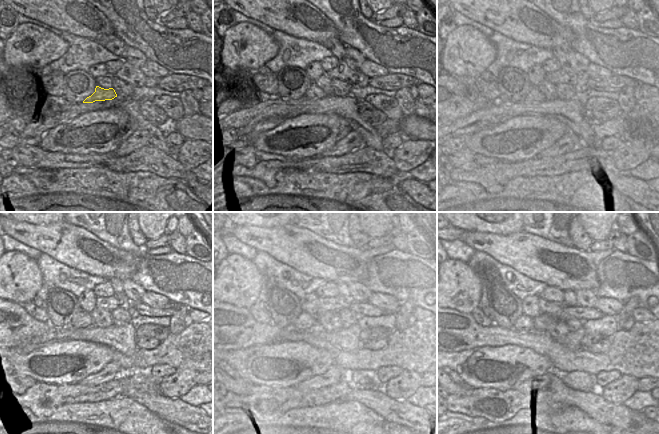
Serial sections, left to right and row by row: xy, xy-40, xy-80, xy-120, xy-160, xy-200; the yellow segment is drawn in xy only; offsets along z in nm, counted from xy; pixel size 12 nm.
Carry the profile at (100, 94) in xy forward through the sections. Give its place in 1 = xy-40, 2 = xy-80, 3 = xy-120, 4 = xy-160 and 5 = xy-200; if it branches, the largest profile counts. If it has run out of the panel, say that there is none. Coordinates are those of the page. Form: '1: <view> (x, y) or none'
1: xy-40 (314, 92)
2: xy-80 (534, 95)
3: xy-120 (83, 319)
4: xy-160 (304, 321)
5: xy-200 (525, 323)

